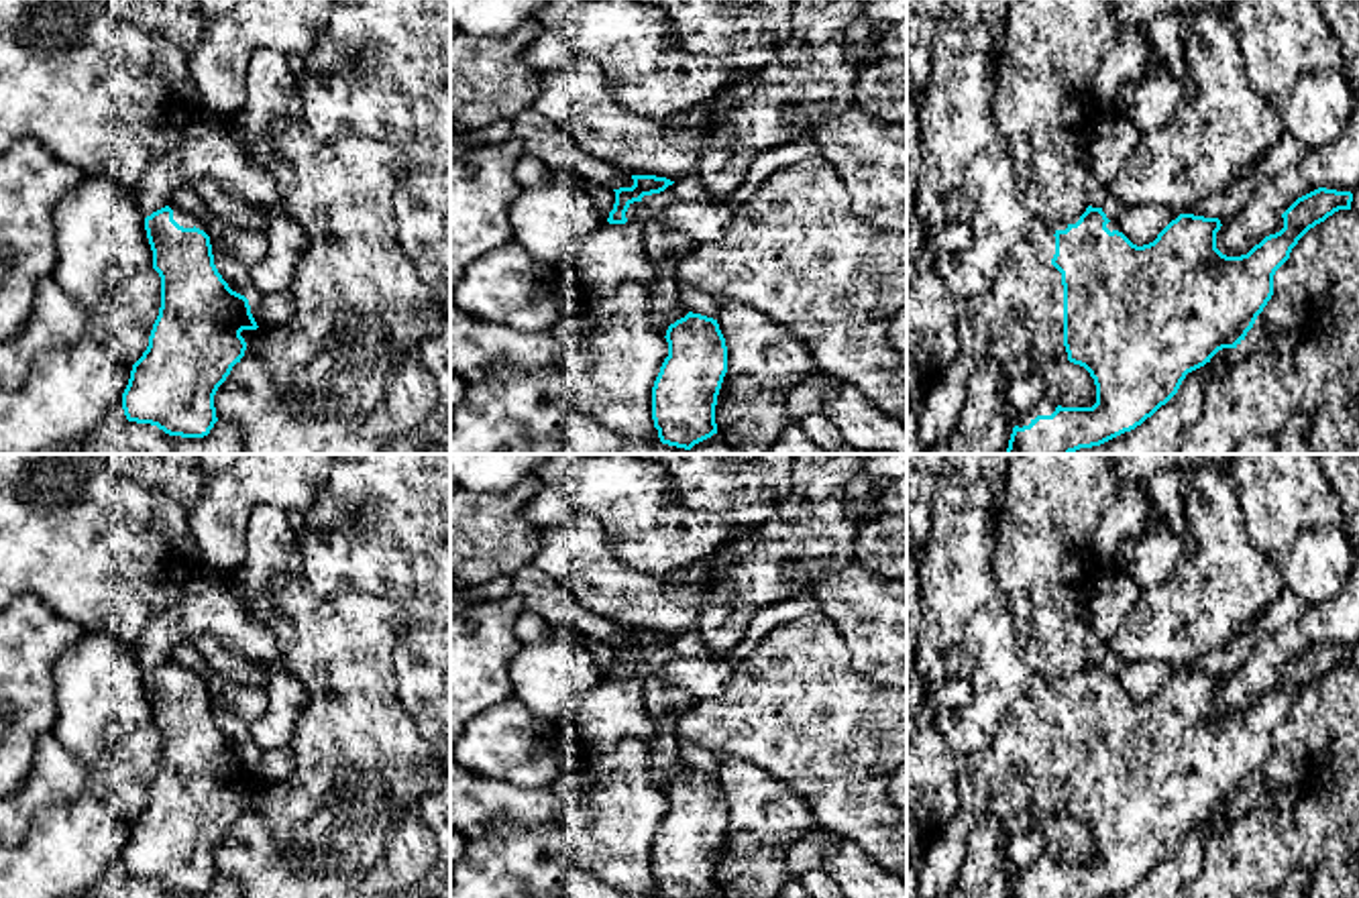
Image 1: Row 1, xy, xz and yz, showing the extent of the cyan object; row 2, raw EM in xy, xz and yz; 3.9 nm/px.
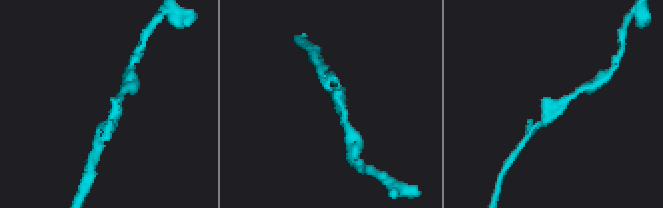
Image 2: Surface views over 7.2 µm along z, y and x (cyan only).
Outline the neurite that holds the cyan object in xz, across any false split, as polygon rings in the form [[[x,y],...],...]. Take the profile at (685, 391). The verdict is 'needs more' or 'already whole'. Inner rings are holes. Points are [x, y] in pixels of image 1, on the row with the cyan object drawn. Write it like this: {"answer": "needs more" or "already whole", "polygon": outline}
{"answer": "already whole", "polygon": [[[689,312],[666,330],[668,356],[652,387],[652,419],[662,444],[691,450],[717,434],[715,405],[727,373],[727,346],[717,320]]]}

